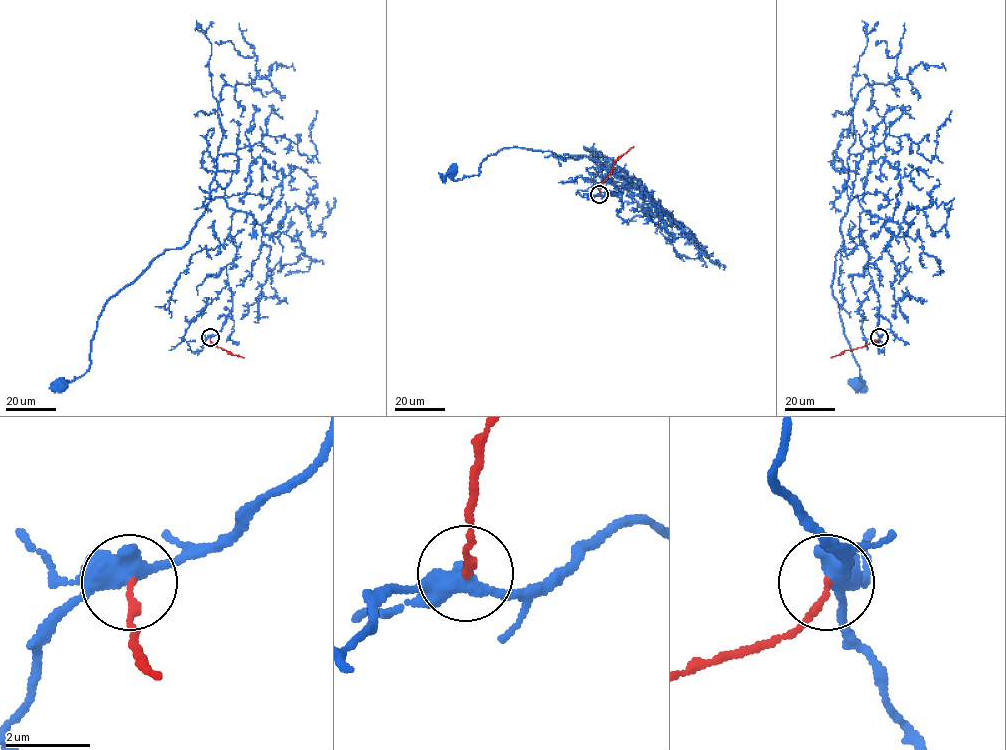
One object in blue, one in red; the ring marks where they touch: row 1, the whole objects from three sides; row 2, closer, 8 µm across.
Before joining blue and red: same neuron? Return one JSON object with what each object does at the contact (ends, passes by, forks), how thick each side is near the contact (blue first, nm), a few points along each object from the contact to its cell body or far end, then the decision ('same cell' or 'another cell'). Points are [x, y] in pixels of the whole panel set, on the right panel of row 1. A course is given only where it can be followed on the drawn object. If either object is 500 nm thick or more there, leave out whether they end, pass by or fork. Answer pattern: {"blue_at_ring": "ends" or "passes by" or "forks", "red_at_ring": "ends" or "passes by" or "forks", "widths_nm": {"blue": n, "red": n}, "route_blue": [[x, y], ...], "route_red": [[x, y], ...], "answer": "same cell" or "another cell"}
{"blue_at_ring": "forks", "red_at_ring": "ends", "widths_nm": {"blue": 380, "red": 160}, "route_blue": [[879, 337], [878, 293], [859, 232], [863, 210], [853, 197], [841, 222], [832, 283], [864, 381], [859, 385]], "route_red": [[879, 337], [830, 357]], "answer": "another cell"}

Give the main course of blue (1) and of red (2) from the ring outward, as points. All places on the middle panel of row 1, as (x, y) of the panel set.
1: (599, 194), (621, 195), (615, 182), (626, 181), (585, 156), (502, 148), (481, 162), (479, 174), (451, 174)
2: (599, 194), (613, 162), (633, 146)

